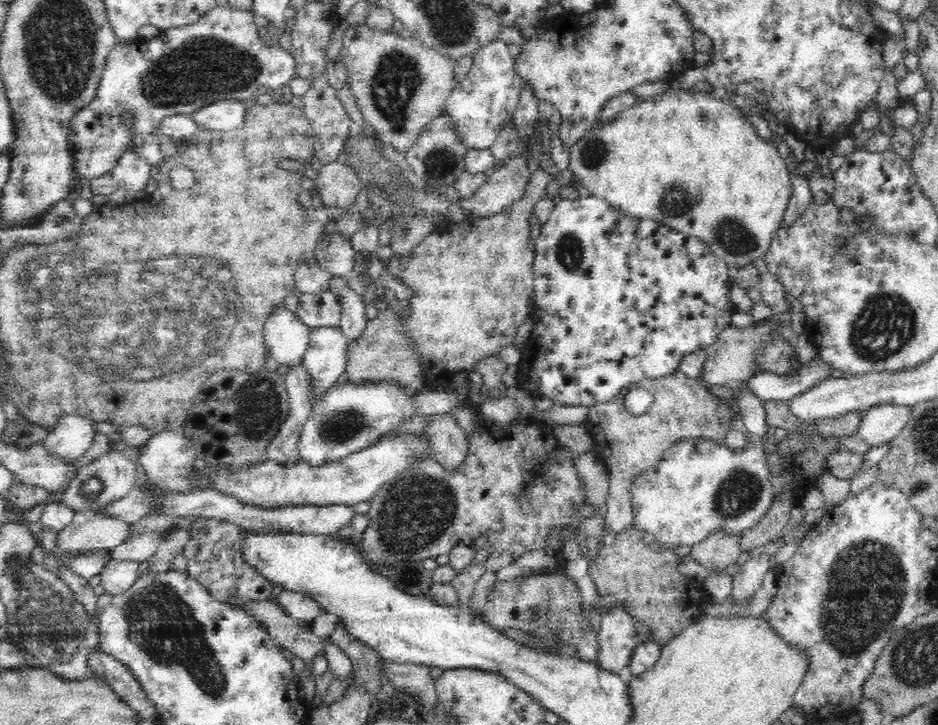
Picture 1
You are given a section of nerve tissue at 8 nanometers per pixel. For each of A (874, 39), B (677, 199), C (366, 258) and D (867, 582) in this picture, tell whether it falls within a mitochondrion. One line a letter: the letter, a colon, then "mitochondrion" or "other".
A: other
B: mitochondrion
C: other
D: mitochondrion

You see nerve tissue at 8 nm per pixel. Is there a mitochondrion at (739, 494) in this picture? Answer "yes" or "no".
yes

